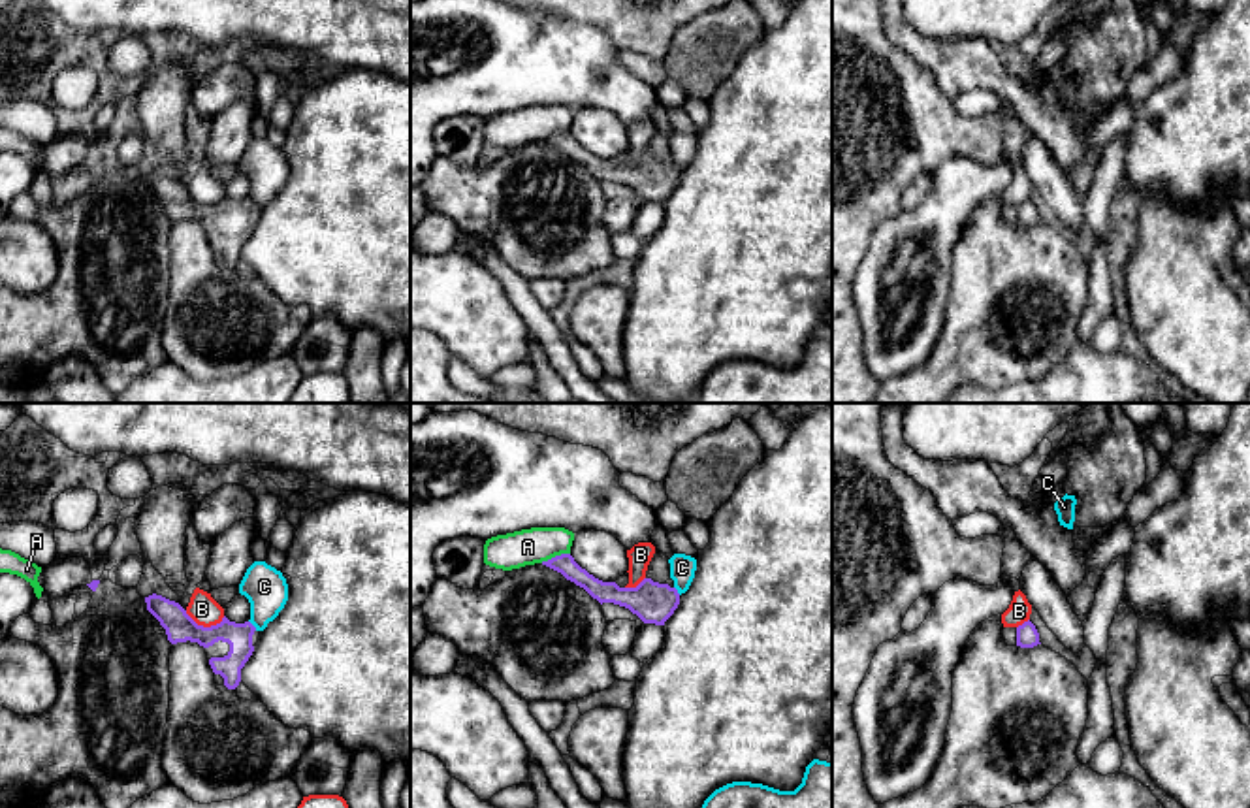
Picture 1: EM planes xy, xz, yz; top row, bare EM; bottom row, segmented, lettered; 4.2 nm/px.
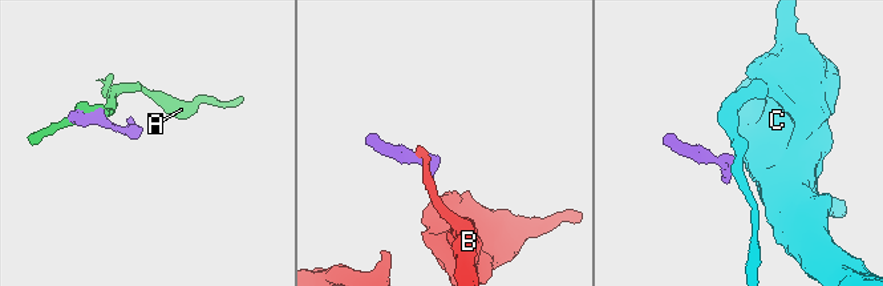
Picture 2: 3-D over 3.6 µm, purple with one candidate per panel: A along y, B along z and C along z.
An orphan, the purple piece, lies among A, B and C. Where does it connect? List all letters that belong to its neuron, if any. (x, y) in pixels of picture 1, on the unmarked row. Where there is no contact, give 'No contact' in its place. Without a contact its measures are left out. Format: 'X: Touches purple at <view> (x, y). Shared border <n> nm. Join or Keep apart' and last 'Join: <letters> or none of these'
A: Touches purple at xz (556, 134). Shared border 130 nm. Keep apart
B: Touches purple at xy (206, 206). Shared border 180 nm. Keep apart
C: Touches purple at xy (253, 204). Shared border 60 nm. Keep apart
Join: none of these

